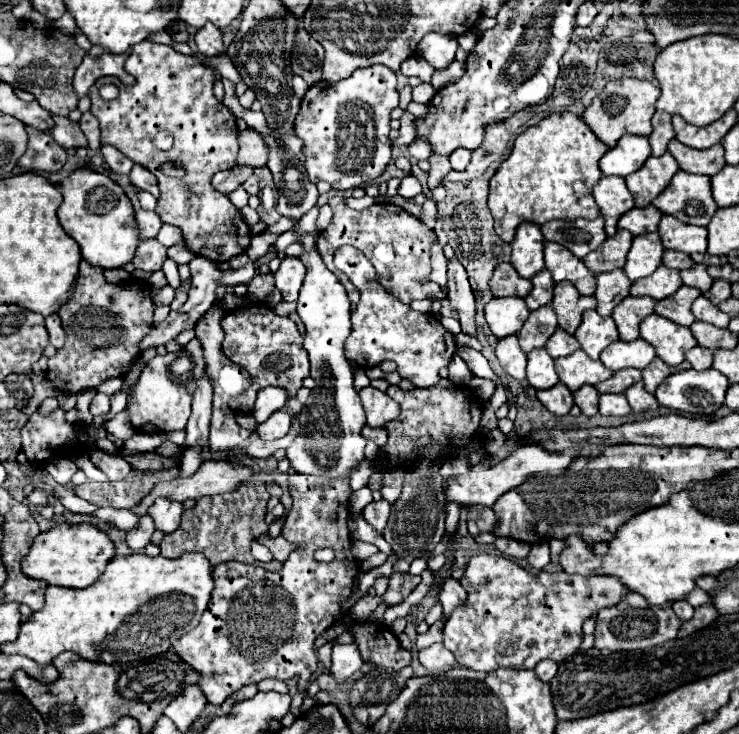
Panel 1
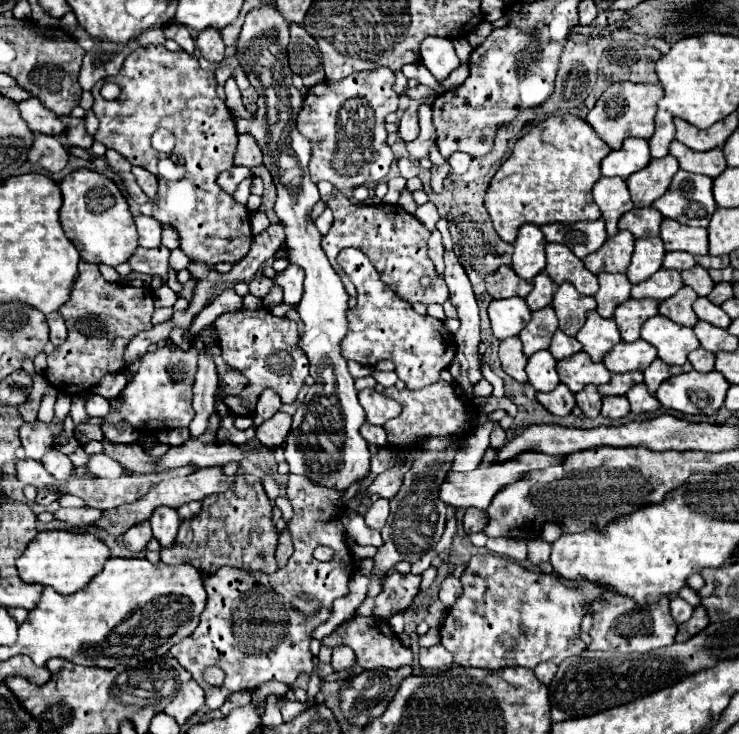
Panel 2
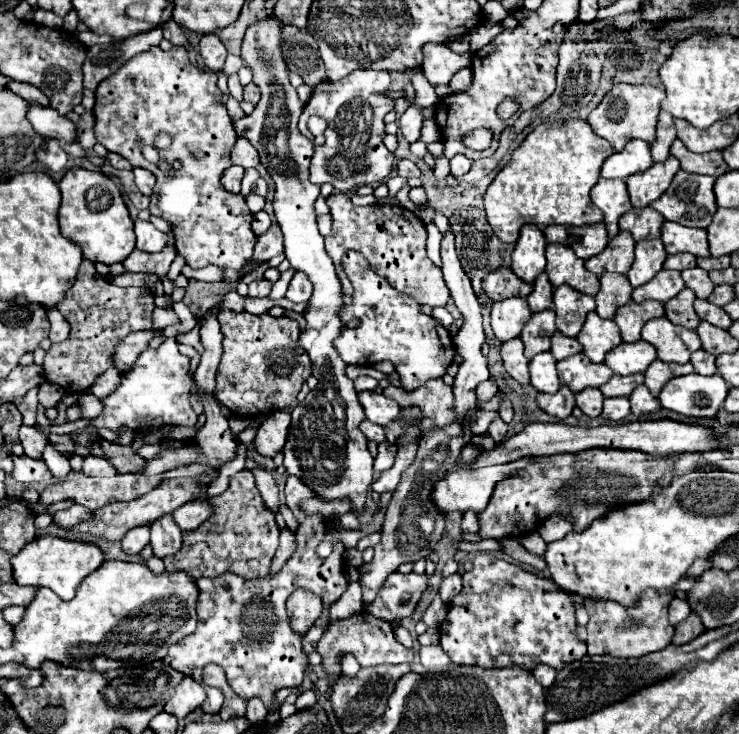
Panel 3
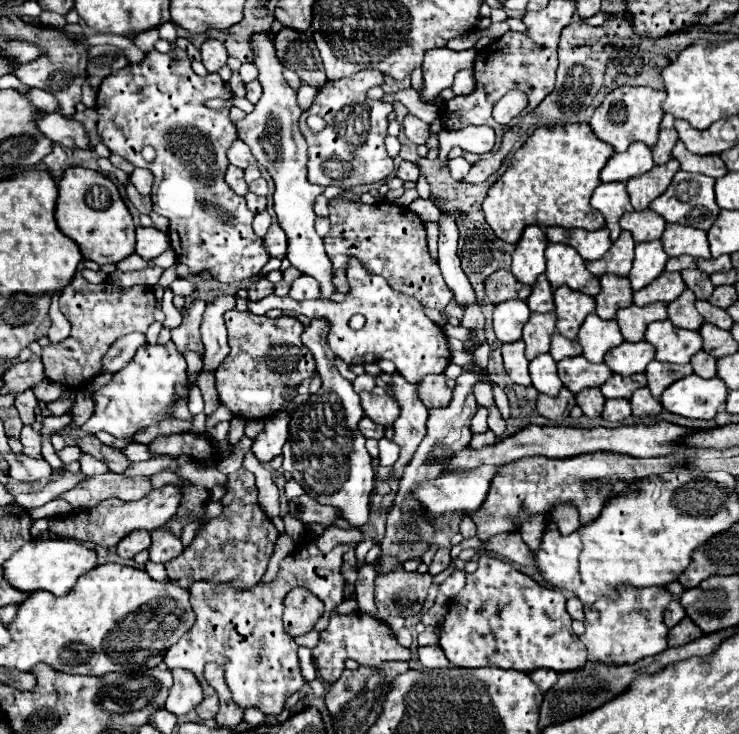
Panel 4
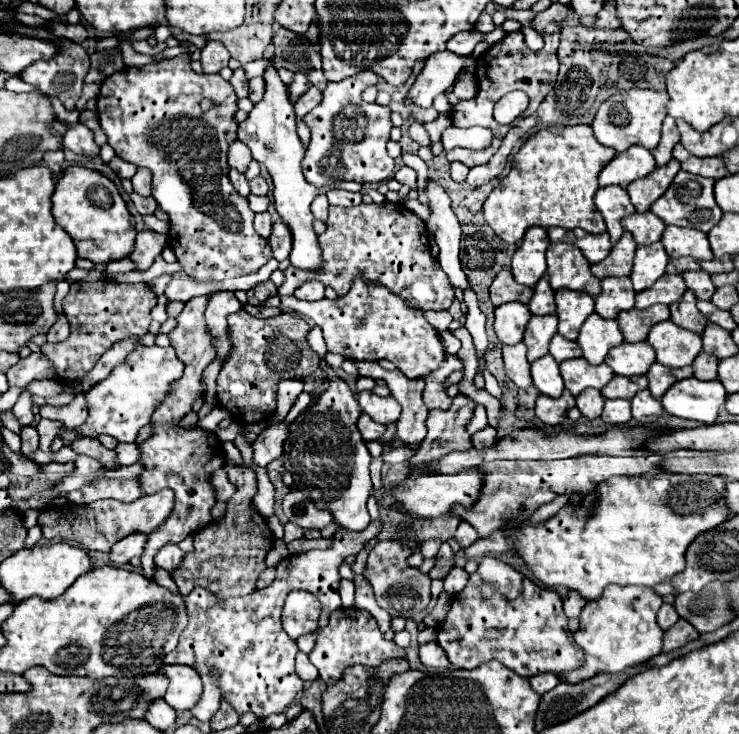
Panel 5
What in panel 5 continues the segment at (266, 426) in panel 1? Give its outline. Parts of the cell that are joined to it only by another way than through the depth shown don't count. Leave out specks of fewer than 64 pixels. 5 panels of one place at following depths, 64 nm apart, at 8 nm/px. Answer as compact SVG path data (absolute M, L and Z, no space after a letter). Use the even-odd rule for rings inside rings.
M274 422L270 424L252 444L254 448L254 462L262 468L266 468L272 460L282 456L282 444L288 436L288 426L286 422Z

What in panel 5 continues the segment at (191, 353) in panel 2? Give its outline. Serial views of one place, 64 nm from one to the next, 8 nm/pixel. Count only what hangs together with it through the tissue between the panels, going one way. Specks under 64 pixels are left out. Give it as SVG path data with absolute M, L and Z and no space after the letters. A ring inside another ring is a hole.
M138 346L128 358L126 362L122 362L120 366L116 366L112 370L112 374L108 378L104 378L102 382L98 382L96 386L92 386L86 392L86 400L88 400L88 410L90 416L88 420L74 428L80 436L100 436L100 434L108 434L114 436L118 442L134 442L138 430L146 424L150 424L150 416L156 410L156 406L164 400L164 396L168 394L170 386L174 380L178 380L184 372L184 362L180 362L180 358L176 356L176 350L172 346L160 348L160 346Z

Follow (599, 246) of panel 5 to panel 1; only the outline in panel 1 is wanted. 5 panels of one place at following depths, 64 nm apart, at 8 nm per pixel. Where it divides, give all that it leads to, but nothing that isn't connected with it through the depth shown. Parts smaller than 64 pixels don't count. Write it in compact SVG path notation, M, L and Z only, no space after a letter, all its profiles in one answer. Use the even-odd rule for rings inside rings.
M598 216L594 220L550 220L540 226L544 240L562 244L576 258L584 258L588 252L596 250L604 240L604 218Z

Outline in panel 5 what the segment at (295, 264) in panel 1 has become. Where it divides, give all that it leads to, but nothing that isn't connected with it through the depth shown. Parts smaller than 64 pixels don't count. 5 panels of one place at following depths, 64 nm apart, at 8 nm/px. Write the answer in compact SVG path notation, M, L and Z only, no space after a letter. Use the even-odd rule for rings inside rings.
M306 280L302 286L296 288L294 296L298 300L320 300L324 298L324 284L320 280Z

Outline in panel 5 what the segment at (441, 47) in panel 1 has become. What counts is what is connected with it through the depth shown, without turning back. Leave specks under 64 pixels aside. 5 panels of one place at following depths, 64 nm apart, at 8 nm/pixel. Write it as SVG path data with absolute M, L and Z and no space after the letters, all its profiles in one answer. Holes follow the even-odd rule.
M450 50L434 52L432 56L426 58L424 68L422 68L420 76L416 78L414 86L410 88L408 96L412 98L414 104L418 104L422 108L432 106L432 100L438 94L452 88L456 76L462 72L464 64L468 64L468 62L474 62L472 54L458 56Z

